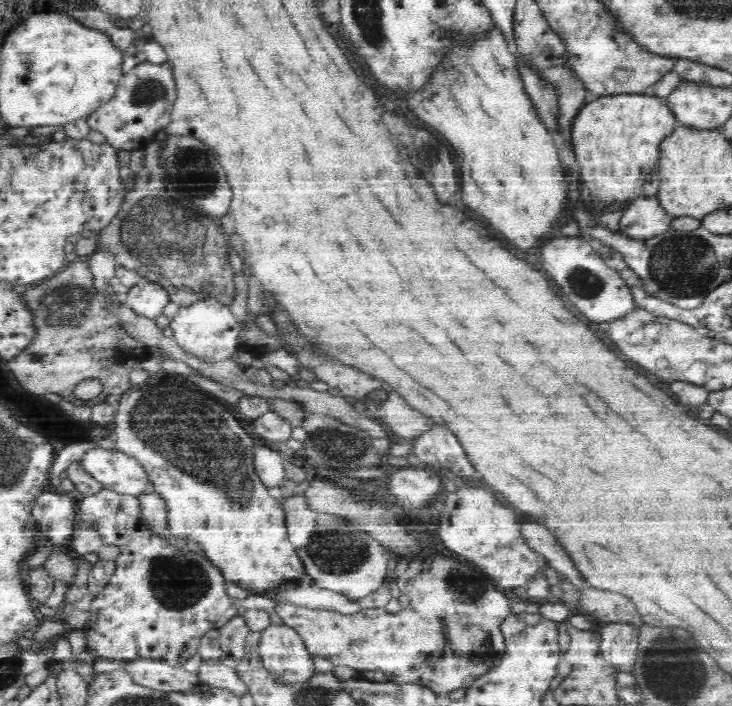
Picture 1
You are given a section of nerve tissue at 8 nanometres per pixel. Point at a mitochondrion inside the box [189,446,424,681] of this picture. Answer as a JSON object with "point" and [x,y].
{"point":[335,552]}

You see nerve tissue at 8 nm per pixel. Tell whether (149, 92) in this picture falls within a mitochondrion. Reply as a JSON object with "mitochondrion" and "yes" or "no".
{"mitochondrion":"yes"}

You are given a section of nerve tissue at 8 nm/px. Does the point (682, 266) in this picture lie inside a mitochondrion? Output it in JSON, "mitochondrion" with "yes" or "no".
{"mitochondrion":"yes"}

